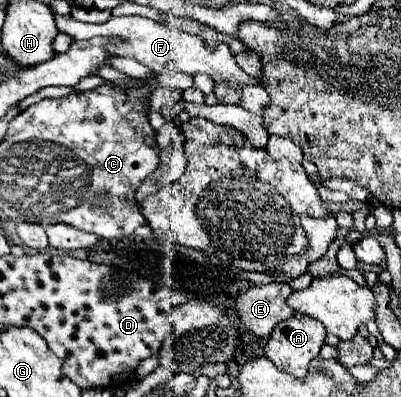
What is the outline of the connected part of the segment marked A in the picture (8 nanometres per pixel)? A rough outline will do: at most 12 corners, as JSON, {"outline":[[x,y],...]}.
{"outline":[[301,314],[279,322],[265,356],[303,380],[325,326]]}

